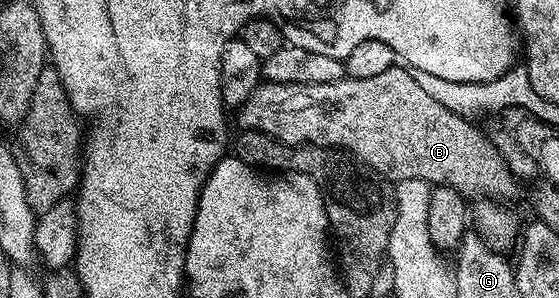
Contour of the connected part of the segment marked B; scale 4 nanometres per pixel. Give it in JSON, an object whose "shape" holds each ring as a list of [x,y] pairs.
{"shape":[[[406,66],[389,68],[384,70],[384,74],[376,74],[373,78],[343,78],[324,86],[263,82],[252,98],[248,98],[248,102],[237,109],[236,116],[243,129],[263,132],[281,144],[317,144],[341,150],[391,182],[424,179],[431,186],[454,187],[466,198],[491,198],[496,202],[510,202],[518,192],[519,181],[498,153],[493,139],[487,134],[485,136],[467,117],[454,113],[433,99],[416,82],[411,69]]]}

